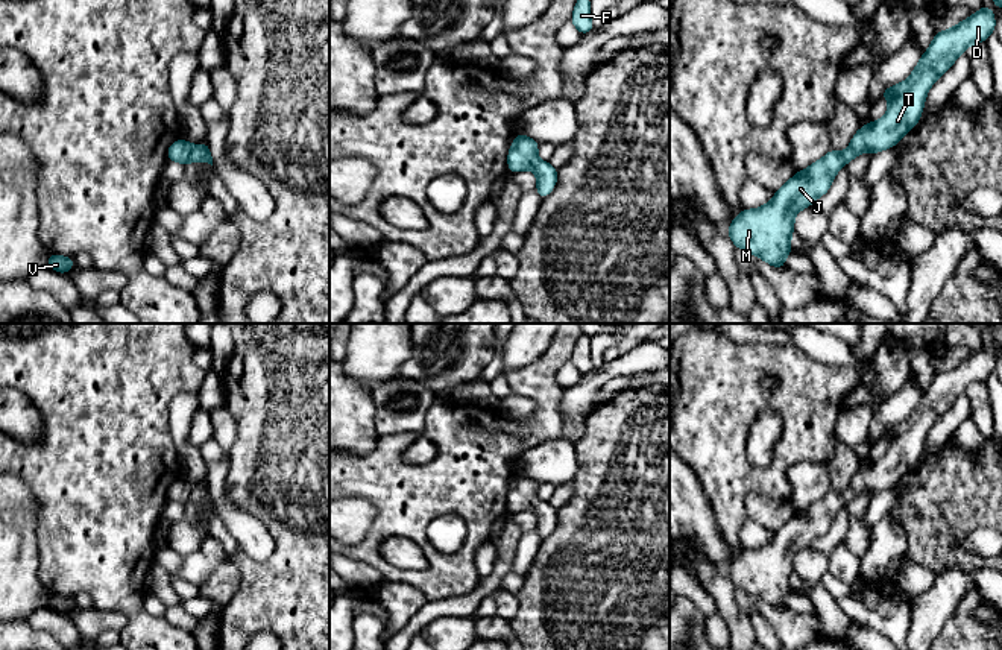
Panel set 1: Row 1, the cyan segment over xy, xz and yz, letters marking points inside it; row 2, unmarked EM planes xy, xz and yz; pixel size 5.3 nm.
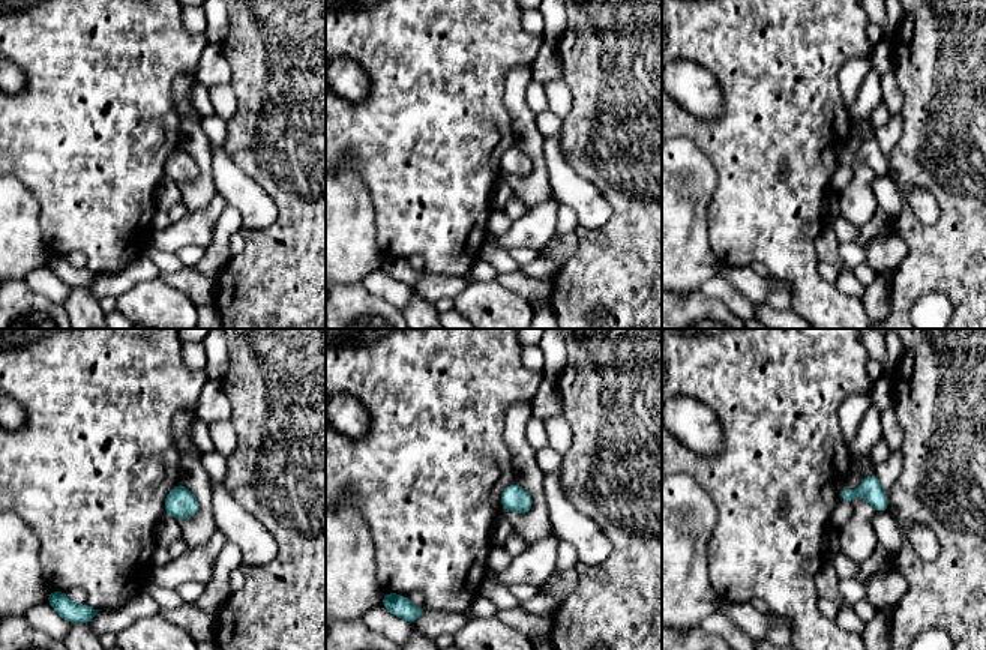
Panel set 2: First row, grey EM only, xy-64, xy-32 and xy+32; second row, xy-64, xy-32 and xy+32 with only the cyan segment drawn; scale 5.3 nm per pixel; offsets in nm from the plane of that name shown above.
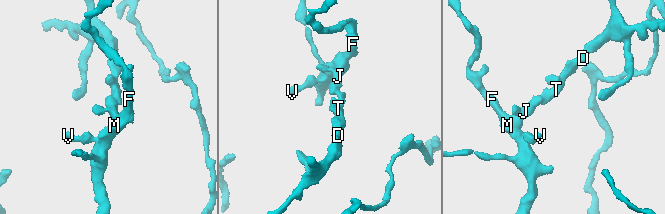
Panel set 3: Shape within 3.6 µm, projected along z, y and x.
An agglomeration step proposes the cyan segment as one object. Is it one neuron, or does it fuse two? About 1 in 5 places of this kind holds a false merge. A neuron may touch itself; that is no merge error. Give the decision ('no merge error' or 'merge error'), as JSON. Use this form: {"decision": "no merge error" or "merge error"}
{"decision": "no merge error"}

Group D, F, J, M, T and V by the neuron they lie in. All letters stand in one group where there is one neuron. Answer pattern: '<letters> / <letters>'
D F J M T V

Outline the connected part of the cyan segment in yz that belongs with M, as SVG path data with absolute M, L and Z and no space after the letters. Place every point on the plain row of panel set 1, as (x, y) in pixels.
M982 345L967 360L949 371L937 372L909 418L882 431L881 439L887 439L890 448L881 460L868 462L864 468L859 466L846 491L830 489L806 510L796 512L764 547L742 548L727 570L735 588L759 597L770 606L785 609L783 601L792 589L791 574L796 554L824 536L835 515L850 500L865 491L876 495L894 488L908 471L915 468L934 422L953 405L969 386L985 383L994 374L994 368L994 354L987 345Z

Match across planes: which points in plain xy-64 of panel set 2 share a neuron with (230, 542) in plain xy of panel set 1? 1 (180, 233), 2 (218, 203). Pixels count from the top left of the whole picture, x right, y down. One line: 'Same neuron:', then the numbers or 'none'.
Same neuron: none

